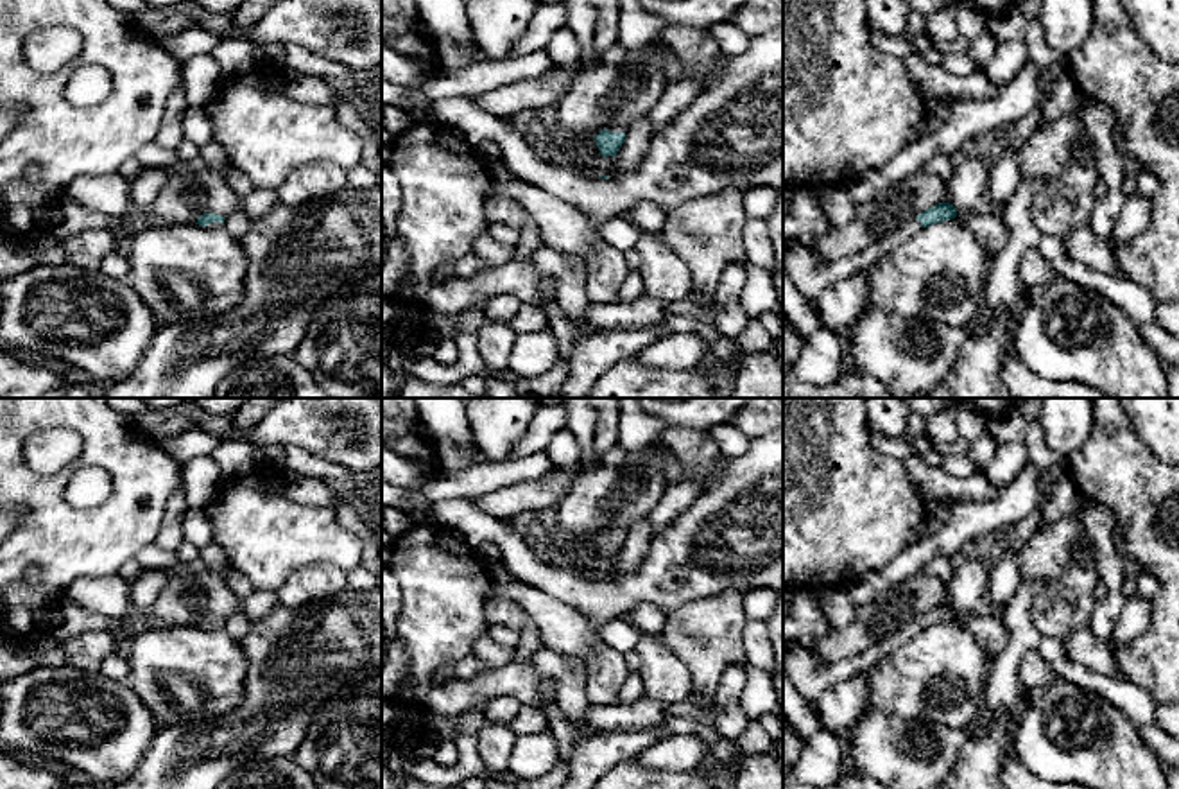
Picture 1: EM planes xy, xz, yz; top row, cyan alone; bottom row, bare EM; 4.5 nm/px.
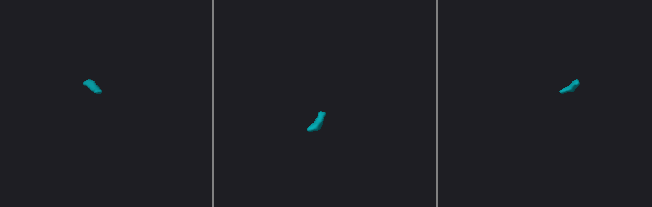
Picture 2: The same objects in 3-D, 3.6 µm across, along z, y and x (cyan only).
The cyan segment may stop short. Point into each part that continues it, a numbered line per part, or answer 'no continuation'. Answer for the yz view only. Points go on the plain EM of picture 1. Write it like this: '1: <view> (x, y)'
1: yz (810, 678)

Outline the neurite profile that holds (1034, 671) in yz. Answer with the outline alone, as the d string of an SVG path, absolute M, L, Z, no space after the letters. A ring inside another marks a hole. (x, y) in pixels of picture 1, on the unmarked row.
M1030 649L1021 656L1018 676L1027 689L1052 685L1059 680L1037 649Z

